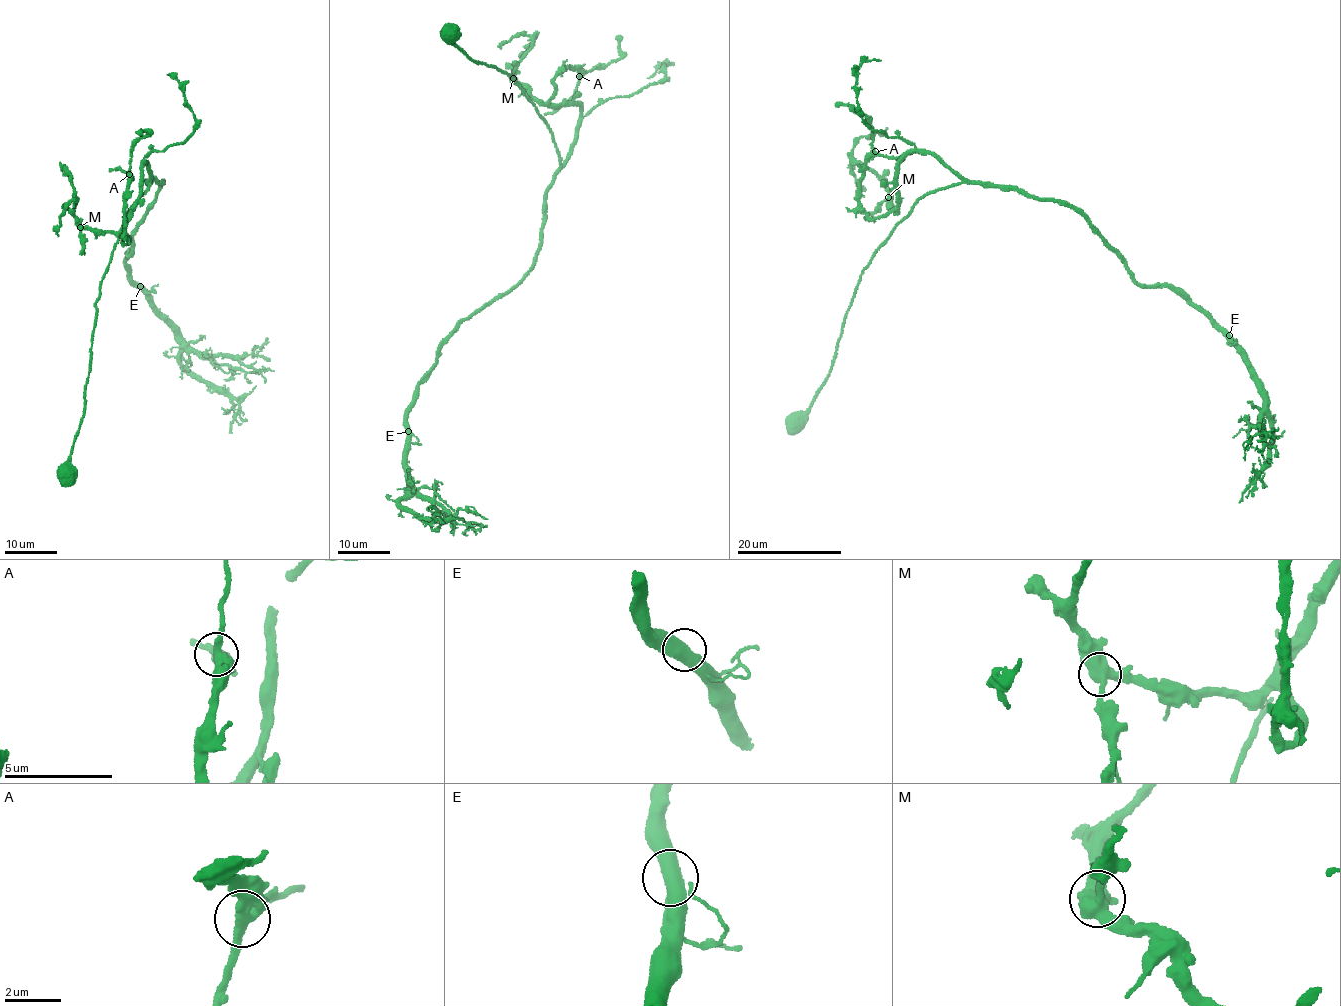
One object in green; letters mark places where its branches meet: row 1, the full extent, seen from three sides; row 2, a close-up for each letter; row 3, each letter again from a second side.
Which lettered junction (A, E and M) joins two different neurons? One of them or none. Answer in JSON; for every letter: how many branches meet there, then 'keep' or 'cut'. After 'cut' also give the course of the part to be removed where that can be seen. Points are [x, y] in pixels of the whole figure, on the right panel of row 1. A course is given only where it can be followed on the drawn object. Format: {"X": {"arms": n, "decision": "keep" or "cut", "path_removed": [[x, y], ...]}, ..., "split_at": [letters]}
{"A": {"arms": 3, "decision": "keep"}, "E": {"arms": 2, "decision": "keep"}, "M": {"arms": 3, "decision": "keep"}, "split_at": []}

